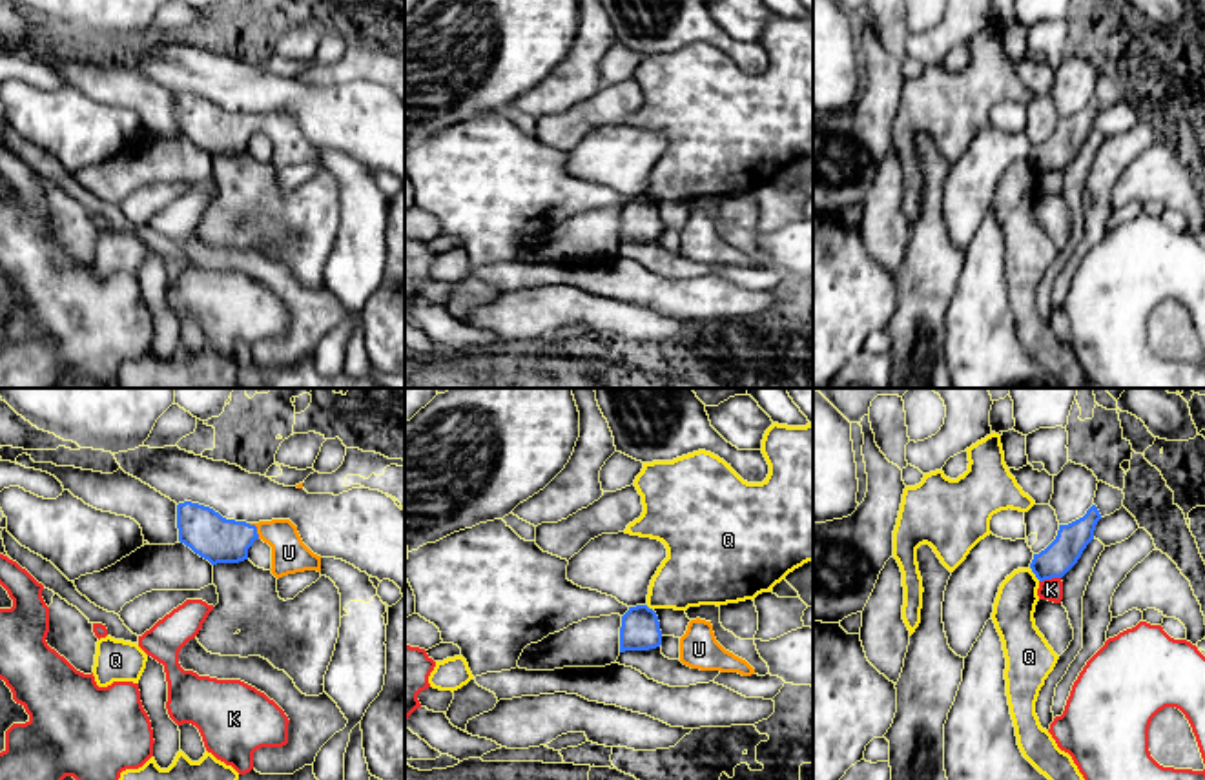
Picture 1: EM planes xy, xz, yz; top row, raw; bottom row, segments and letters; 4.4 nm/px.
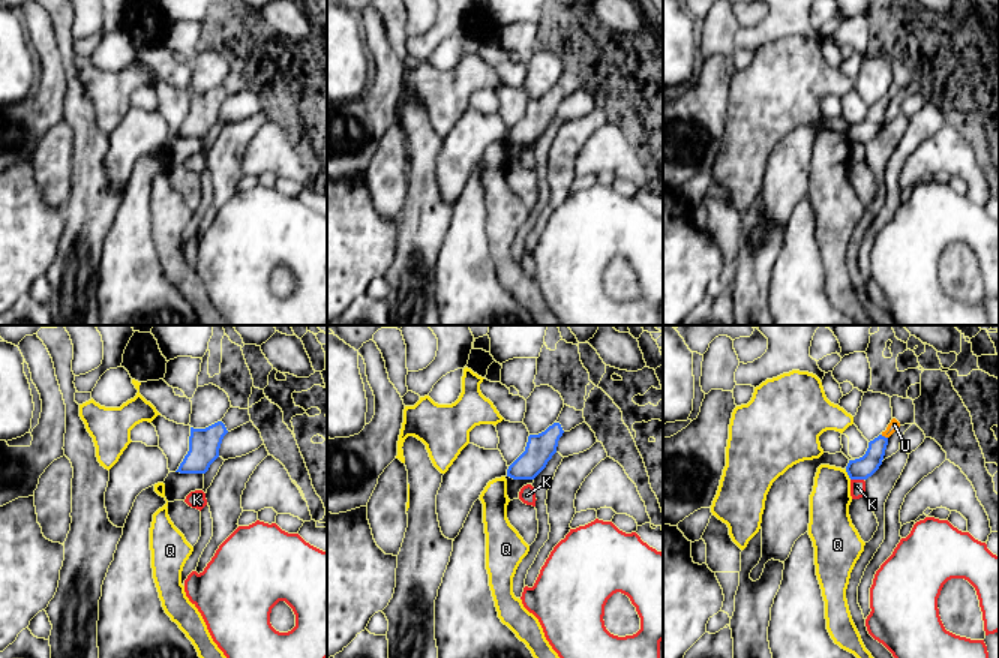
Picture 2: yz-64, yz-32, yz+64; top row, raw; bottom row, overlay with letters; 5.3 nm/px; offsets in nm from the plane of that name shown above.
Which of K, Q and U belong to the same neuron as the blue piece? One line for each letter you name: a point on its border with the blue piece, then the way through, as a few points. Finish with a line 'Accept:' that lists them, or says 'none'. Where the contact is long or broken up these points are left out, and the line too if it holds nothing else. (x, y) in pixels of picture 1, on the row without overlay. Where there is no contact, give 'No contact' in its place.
U: Touches blue at xy (256, 121). Path across: xy (206, 124), (256, 121), (267, 123), (288, 144)
Accept: U

